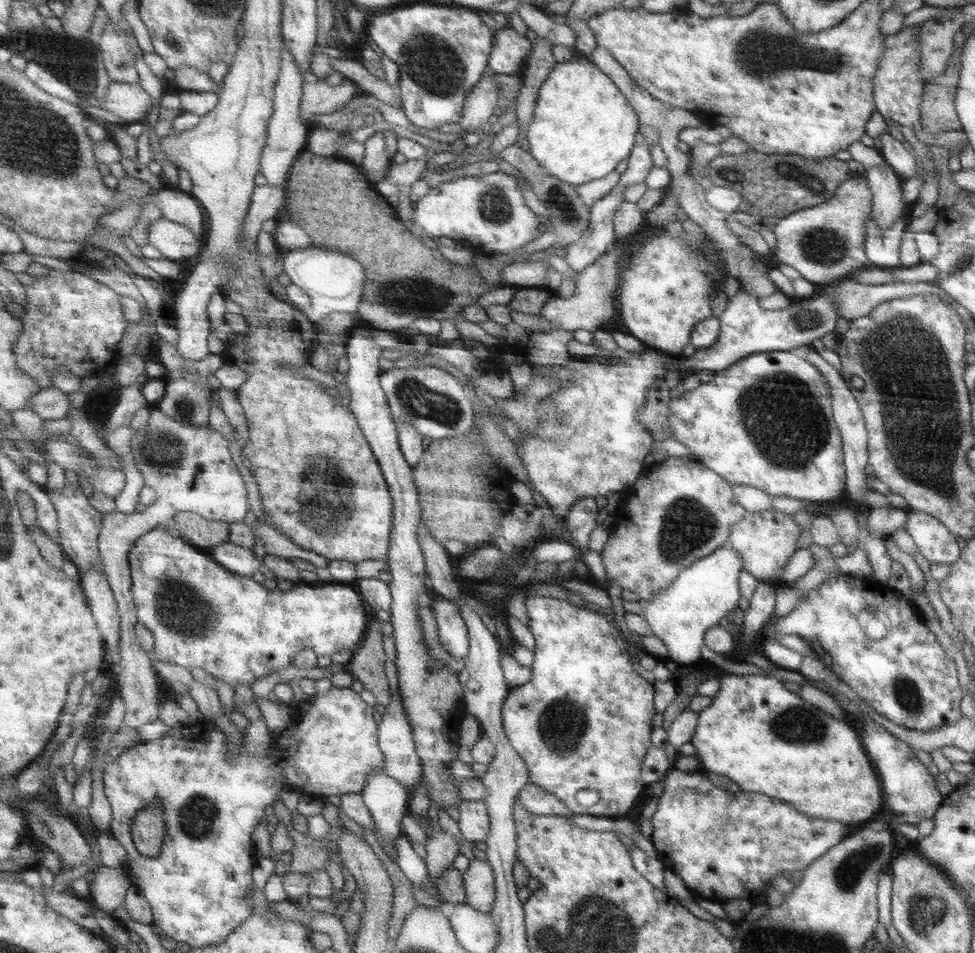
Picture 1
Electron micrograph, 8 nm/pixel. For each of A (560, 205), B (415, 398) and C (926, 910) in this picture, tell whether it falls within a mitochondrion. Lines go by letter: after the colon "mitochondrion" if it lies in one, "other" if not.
A: mitochondrion
B: mitochondrion
C: mitochondrion

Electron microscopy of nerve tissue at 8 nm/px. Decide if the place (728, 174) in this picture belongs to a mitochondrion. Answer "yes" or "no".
yes

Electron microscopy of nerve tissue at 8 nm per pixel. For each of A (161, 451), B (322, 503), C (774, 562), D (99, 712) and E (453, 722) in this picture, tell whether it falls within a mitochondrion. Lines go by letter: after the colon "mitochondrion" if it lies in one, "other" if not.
A: mitochondrion
B: mitochondrion
C: other
D: other
E: other

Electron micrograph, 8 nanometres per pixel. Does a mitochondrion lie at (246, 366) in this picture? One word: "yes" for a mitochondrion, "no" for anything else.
no

